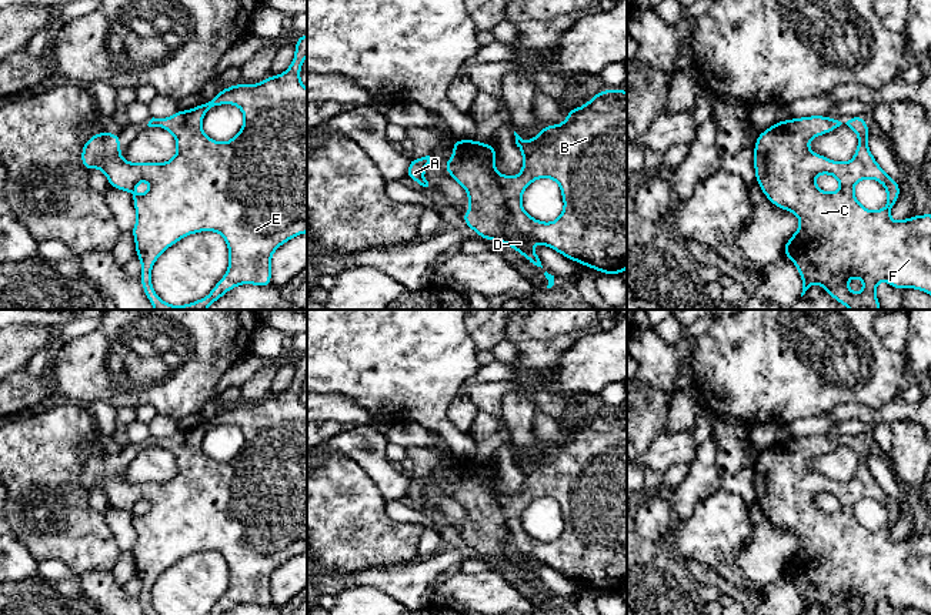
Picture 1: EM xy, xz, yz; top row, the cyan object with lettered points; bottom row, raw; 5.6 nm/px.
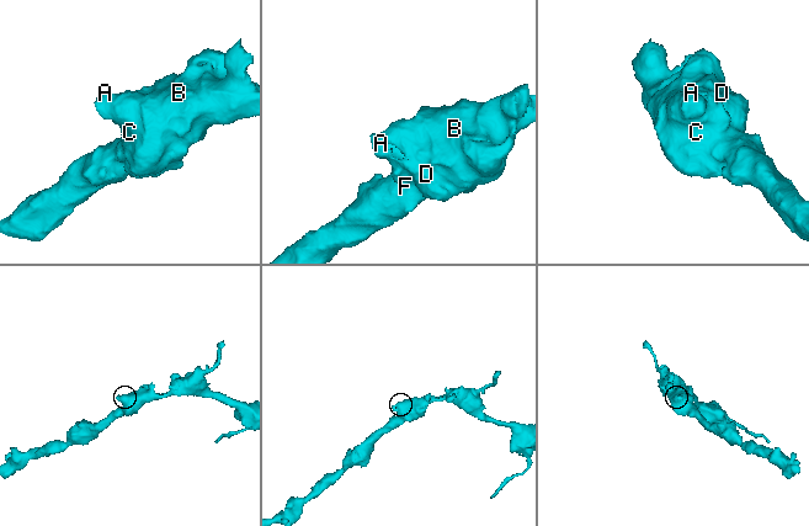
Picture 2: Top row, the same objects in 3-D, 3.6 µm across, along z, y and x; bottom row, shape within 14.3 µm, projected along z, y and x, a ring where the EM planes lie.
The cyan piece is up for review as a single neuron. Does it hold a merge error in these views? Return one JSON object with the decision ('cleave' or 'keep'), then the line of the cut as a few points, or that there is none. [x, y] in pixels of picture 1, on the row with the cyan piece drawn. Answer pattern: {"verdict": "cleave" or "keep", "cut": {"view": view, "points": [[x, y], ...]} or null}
{"verdict": "keep", "cut": null}

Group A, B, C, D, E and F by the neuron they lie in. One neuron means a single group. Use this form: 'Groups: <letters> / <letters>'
Groups: A B C D E F

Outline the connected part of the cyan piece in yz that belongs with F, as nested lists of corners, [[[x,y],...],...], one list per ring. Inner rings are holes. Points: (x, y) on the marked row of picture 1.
[[[810,116],[777,121],[760,133],[754,146],[755,178],[764,195],[778,208],[795,214],[801,224],[785,243],[785,254],[797,267],[802,280],[802,293],[812,284],[820,284],[840,304],[850,310],[881,310],[875,295],[877,284],[885,280],[892,288],[915,288],[931,295],[931,214],[908,217],[902,221],[891,221],[890,211],[900,198],[900,183],[891,178],[875,161],[867,138],[871,134],[865,118],[850,117],[848,121],[828,118],[827,116]],[[837,127],[850,127],[858,136],[857,151],[851,161],[832,161],[808,148],[808,141]],[[818,174],[834,176],[841,188],[825,193],[817,187],[814,177]],[[862,178],[872,178],[887,190],[887,205],[878,211],[862,207],[854,194],[854,185]],[[860,277],[864,290],[854,294],[847,281]]]

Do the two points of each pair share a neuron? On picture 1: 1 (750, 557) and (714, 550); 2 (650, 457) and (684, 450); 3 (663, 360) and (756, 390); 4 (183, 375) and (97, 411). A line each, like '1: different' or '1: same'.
1: different
2: same
3: different
4: different

